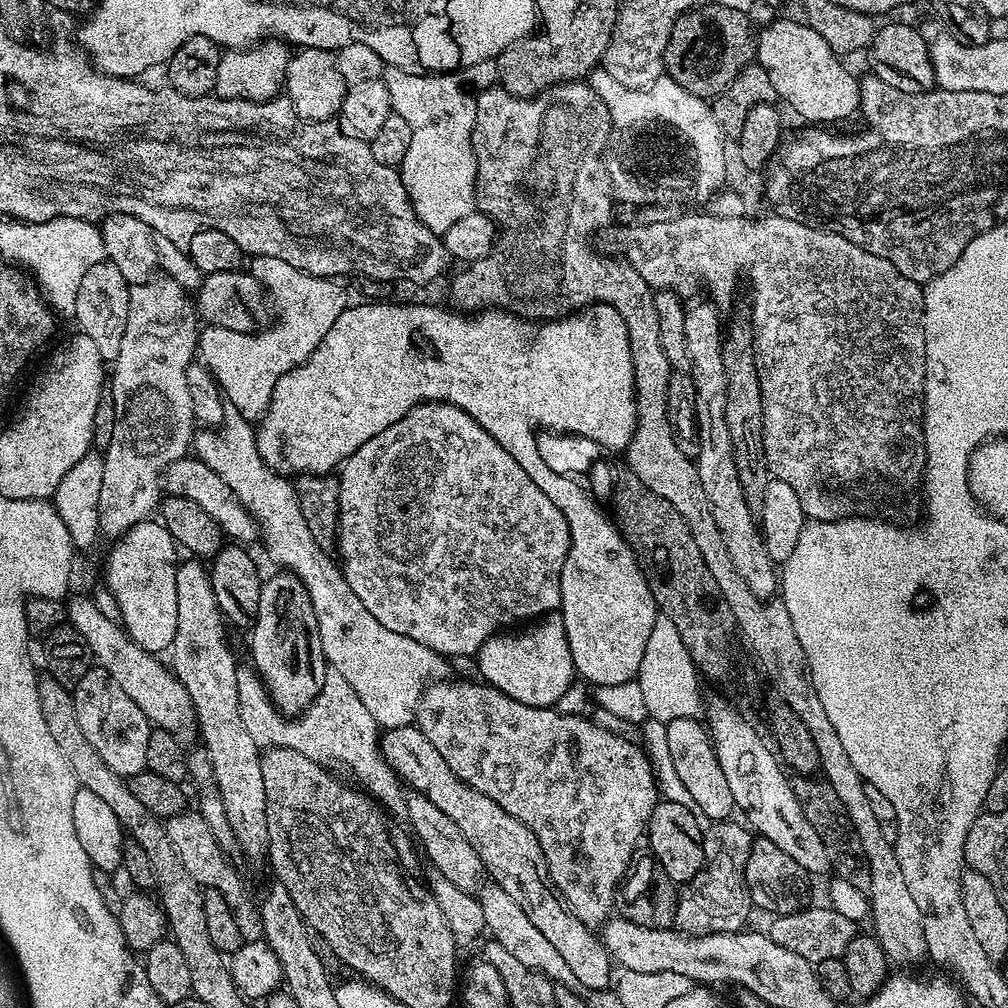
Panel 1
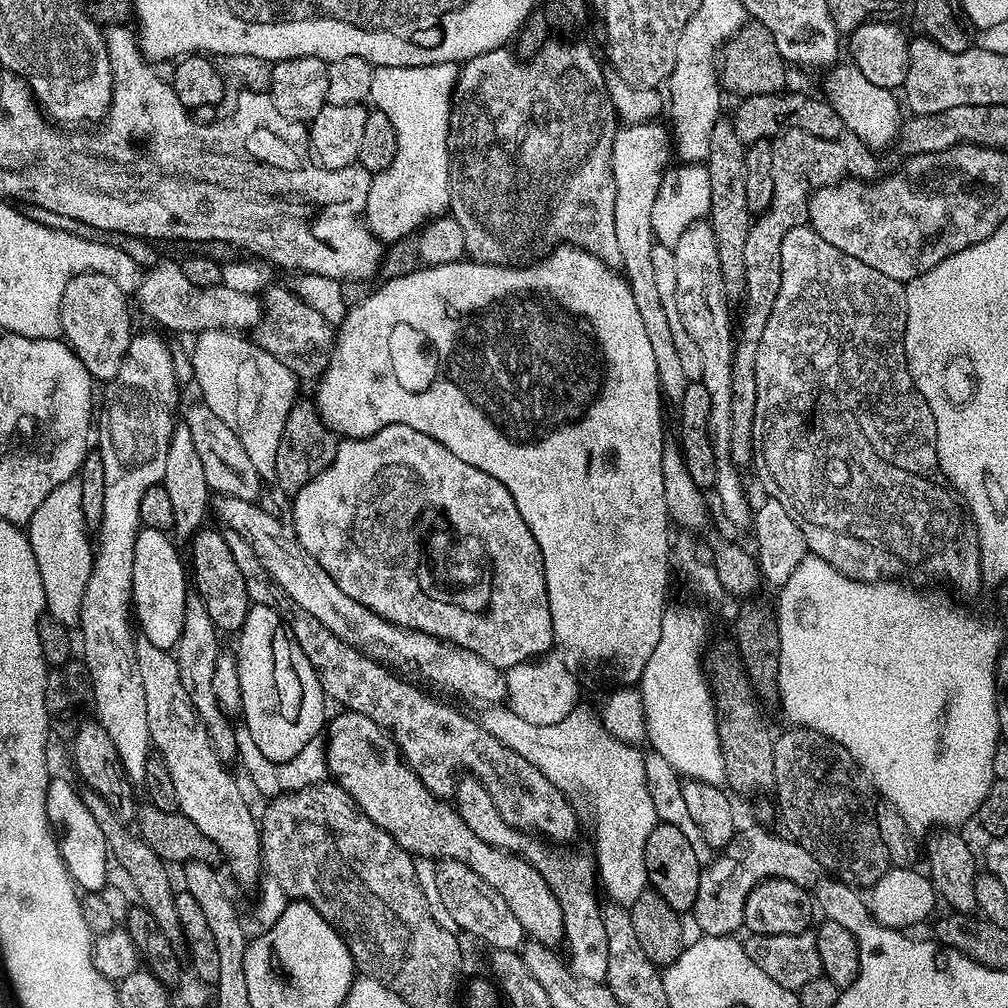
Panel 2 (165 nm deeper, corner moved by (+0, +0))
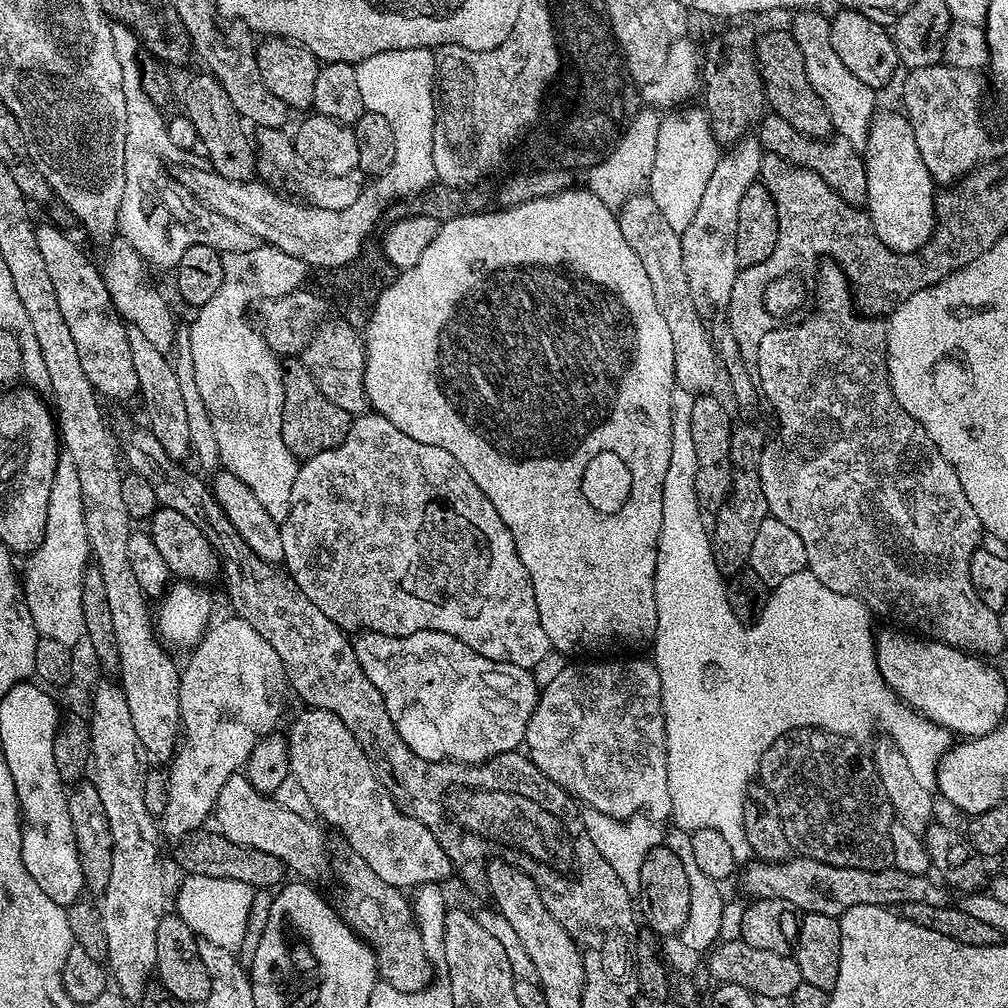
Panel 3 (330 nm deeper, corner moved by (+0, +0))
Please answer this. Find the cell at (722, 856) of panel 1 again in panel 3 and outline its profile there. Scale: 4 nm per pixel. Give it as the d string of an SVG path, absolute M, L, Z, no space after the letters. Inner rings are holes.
M799 854L787 860L752 862L748 866L744 872L744 888L749 892L749 897L758 900L782 898L800 909L801 913L813 912L839 918L854 906L899 906L910 902L946 906L950 903L949 889L939 879L931 875L906 874L906 870L898 870L894 866L882 870L858 870L830 866Z

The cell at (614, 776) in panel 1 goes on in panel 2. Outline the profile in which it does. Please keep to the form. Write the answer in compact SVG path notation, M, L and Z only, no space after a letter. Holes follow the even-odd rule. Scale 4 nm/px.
M464 778L464 779L468 779L468 780L457 779L455 781L455 784L456 783L457 784L456 784L456 800L454 799L454 804L455 804L455 807L458 809L460 816L466 822L466 826L470 826L470 830L474 830L474 834L478 834L478 838L482 838L482 842L486 842L487 844L490 845L490 847L502 848L513 854L519 853L519 855L528 859L535 866L535 868L542 874L542 878L544 879L544 881L546 881L548 883L548 885L550 886L550 890L552 891L552 893L554 894L554 898L558 902L558 906L562 910L562 918L564 919L563 943L565 945L568 944L568 952L569 952L568 960L566 958L567 967L570 969L573 976L578 976L583 981L586 981L586 980L595 980L597 982L603 981L605 979L605 977L607 977L607 974L608 974L608 951L606 950L606 930L604 929L604 913L602 911L602 900L601 900L601 897L598 895L598 873L596 870L595 859L593 859L593 857L591 855L589 855L589 853L587 856L587 854L584 852L564 852L564 851L568 851L568 850L556 850L556 851L560 851L560 852L551 852L550 849L543 848L543 846L540 844L531 844L531 842L528 841L531 839L529 839L529 837L527 835L525 835L525 833L519 832L518 829L516 829L516 828L512 828L502 818L502 814L494 806L494 802L492 801L492 795L490 795L490 793L488 793L487 788L485 788L484 785L480 783L479 780L477 780L475 778Z

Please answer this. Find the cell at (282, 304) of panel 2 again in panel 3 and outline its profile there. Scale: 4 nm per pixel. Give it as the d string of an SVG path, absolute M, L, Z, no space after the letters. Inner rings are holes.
M339 318L325 319L317 327L304 347L302 359L306 370L318 382L318 390L334 402L341 410L346 410L354 418L363 416L369 411L368 395L364 389L364 367L366 366L366 354L364 342L359 331L351 328L346 321Z

